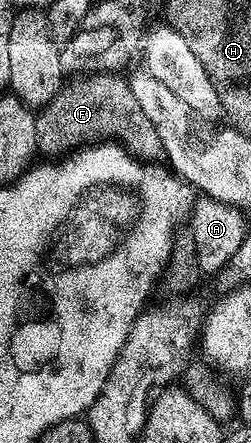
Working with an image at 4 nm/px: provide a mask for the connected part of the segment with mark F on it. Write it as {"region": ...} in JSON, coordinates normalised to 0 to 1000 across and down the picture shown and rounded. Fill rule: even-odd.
{"region":[[[363,165],[251,190],[219,219],[143,255],[151,345],[183,359],[243,359],[347,327],[466,323],[522,354],[614,368],[649,352],[637,305],[606,287],[574,242],[526,214],[514,181],[470,165]]]}

